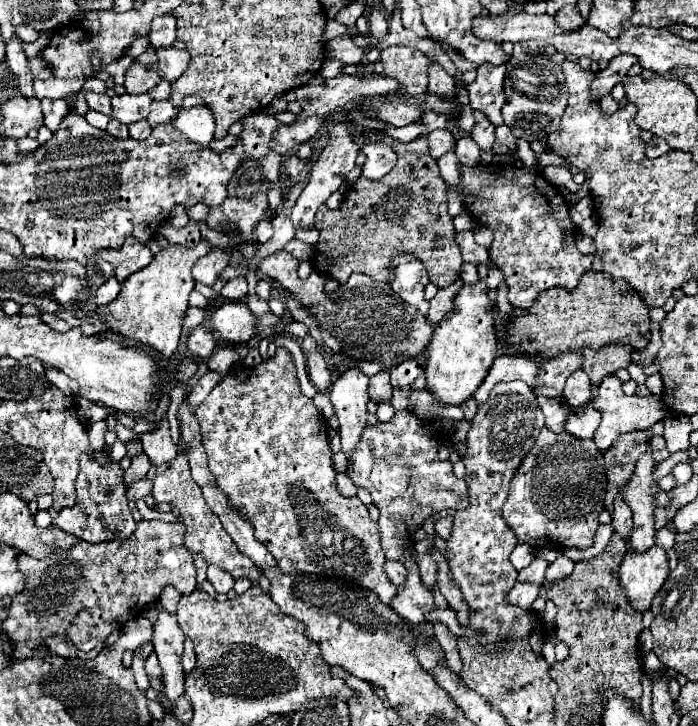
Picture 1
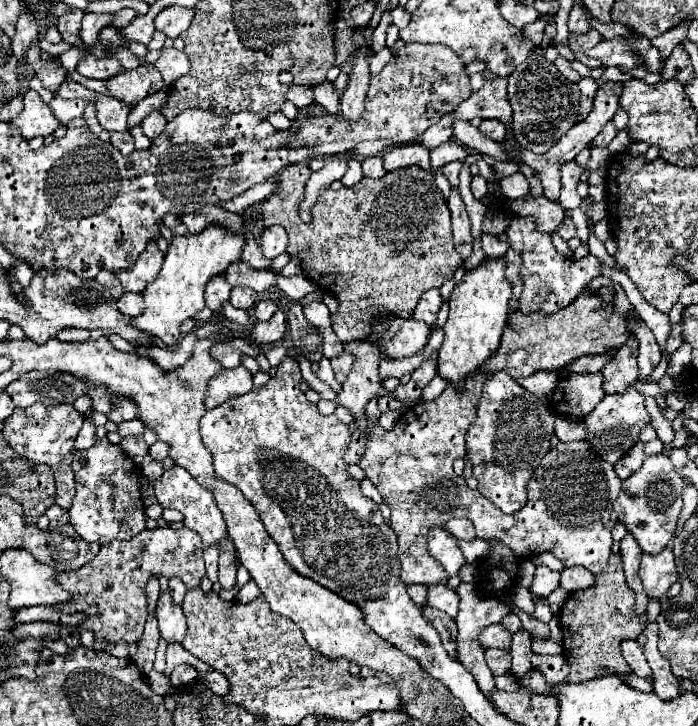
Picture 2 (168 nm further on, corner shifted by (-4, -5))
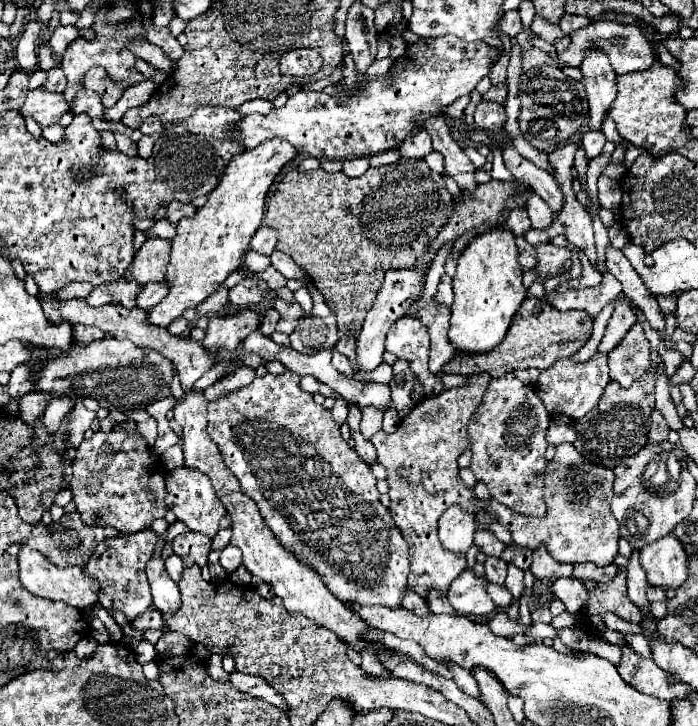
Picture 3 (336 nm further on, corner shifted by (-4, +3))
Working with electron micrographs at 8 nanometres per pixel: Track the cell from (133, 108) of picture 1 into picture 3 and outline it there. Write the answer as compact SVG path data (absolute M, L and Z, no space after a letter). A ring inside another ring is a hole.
M80 90L74 98L74 106L72 106L72 112L84 112L88 114L90 118L100 118L104 120L104 106L100 104L100 96L96 96L96 92L92 90Z

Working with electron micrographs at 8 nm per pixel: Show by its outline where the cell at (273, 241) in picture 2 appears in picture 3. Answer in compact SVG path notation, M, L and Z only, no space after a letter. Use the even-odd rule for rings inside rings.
M262 226L254 234L254 238L250 240L250 248L256 250L256 252L260 252L260 254L270 256L274 252L274 248L276 248L276 240L278 240L276 230L274 228L268 228L268 226Z

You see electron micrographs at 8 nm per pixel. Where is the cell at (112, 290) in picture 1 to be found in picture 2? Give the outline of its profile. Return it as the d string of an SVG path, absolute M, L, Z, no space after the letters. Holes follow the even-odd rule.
M122 294L122 298L116 302L118 310L126 316L140 316L144 310L144 296L142 294Z

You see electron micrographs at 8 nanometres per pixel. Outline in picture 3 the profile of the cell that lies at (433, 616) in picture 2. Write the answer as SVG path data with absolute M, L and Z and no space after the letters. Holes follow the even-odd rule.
M406 588L406 596L404 596L404 600L402 600L402 606L404 606L406 610L414 612L416 616L430 616L430 614L432 614L430 608L428 608L428 604L426 604L426 600L424 600L422 596L418 596L416 592L412 592L410 588Z

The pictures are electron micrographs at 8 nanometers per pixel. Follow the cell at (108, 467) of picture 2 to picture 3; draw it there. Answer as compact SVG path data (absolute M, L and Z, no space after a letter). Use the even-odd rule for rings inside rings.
M96 432L76 448L72 466L72 500L76 502L84 524L112 526L122 534L130 534L148 528L156 518L164 518L168 508L164 504L166 488L160 458L148 450L140 432Z

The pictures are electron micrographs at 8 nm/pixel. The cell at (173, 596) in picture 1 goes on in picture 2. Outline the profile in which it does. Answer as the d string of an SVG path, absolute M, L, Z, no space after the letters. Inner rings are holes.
M170 578L168 590L170 590L170 594L172 594L174 602L176 602L176 604L182 604L182 600L184 600L184 594L186 594L186 586L182 584L182 580L180 580L180 578Z

